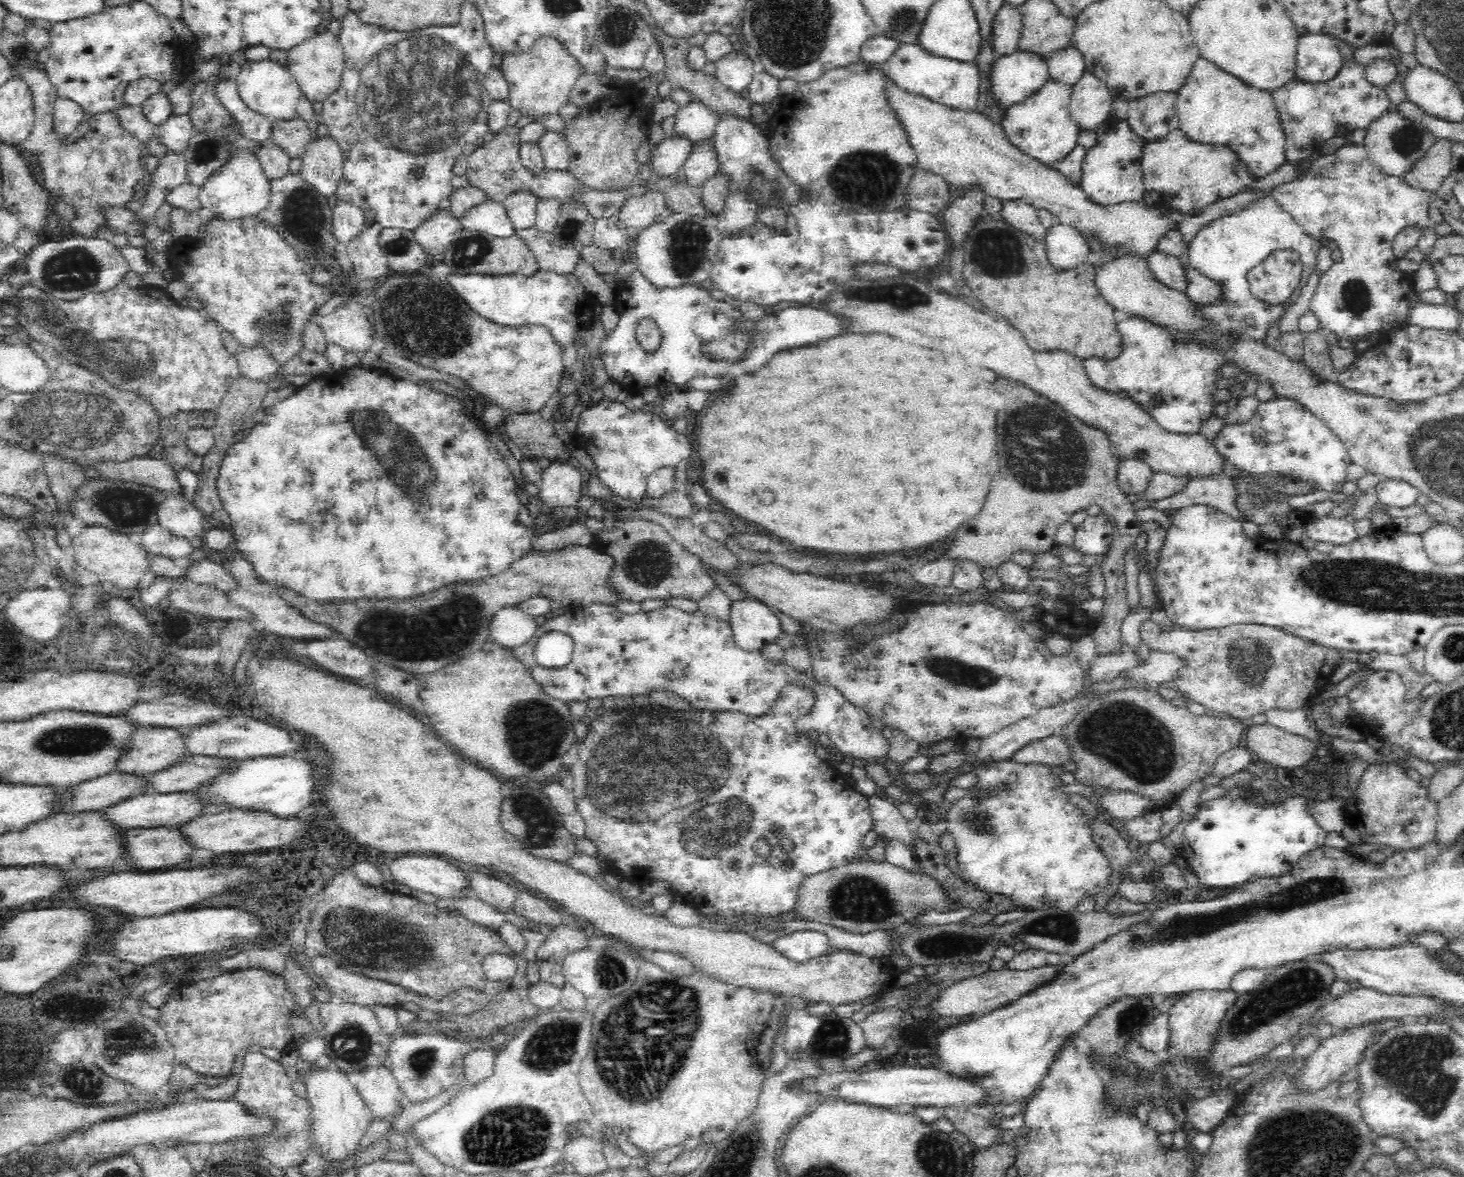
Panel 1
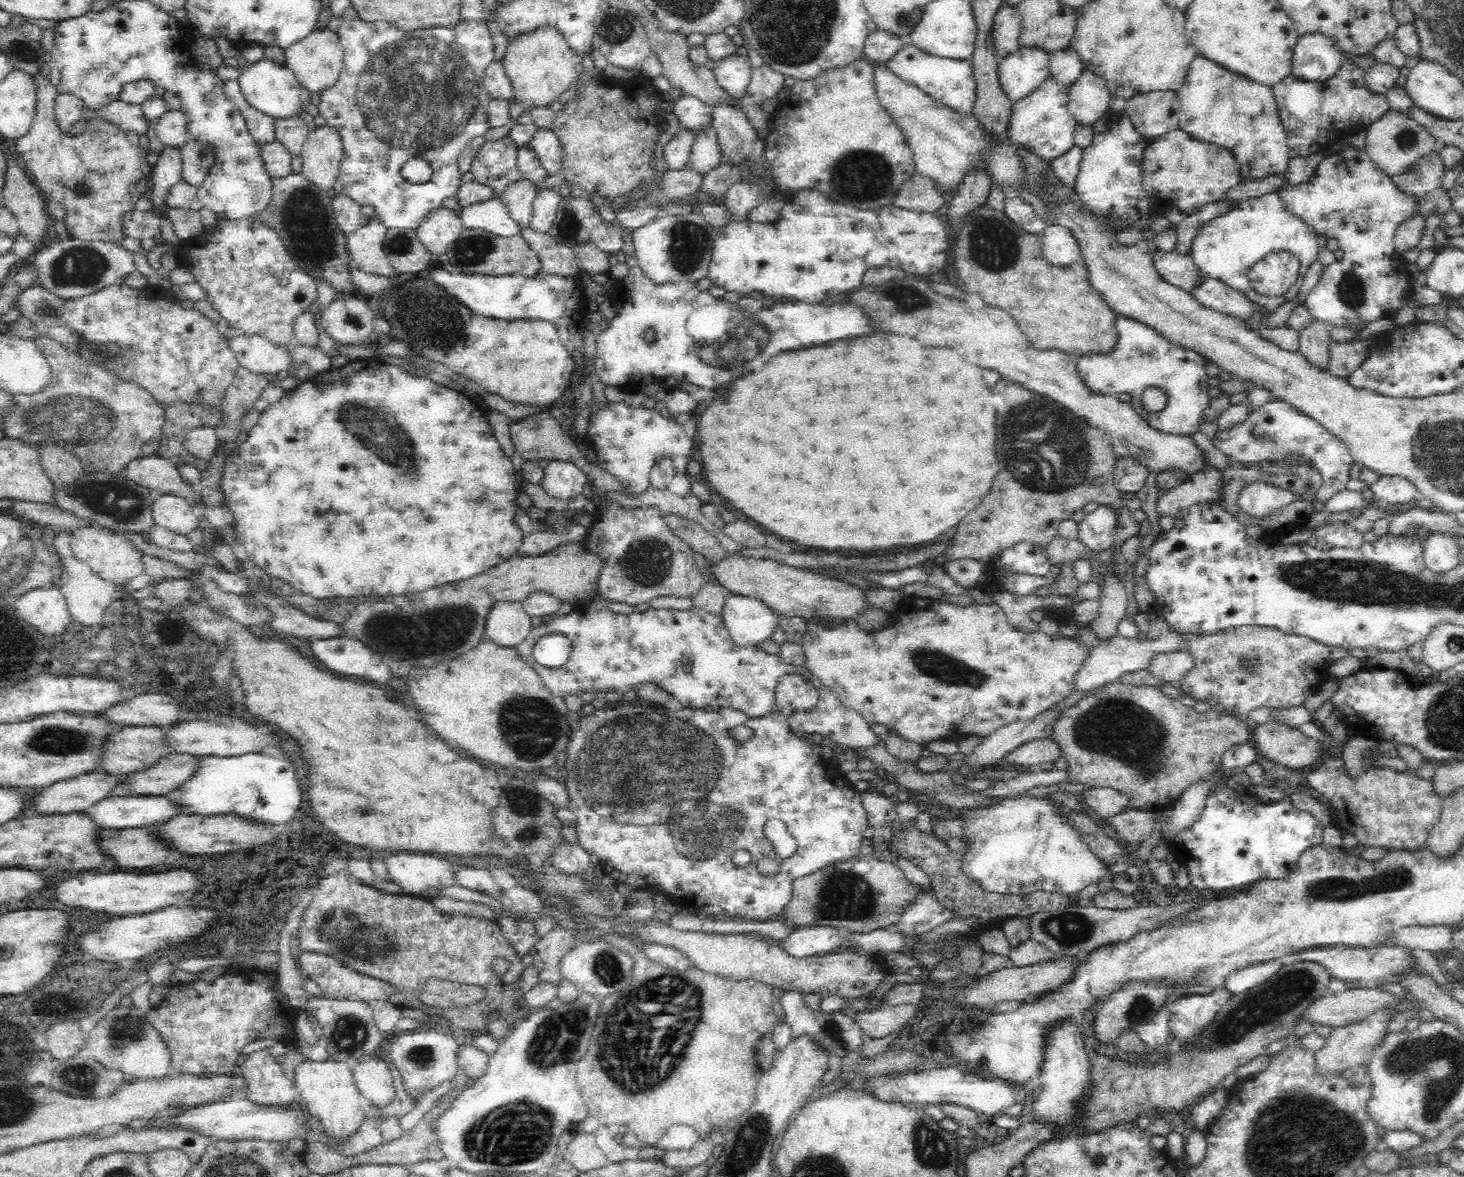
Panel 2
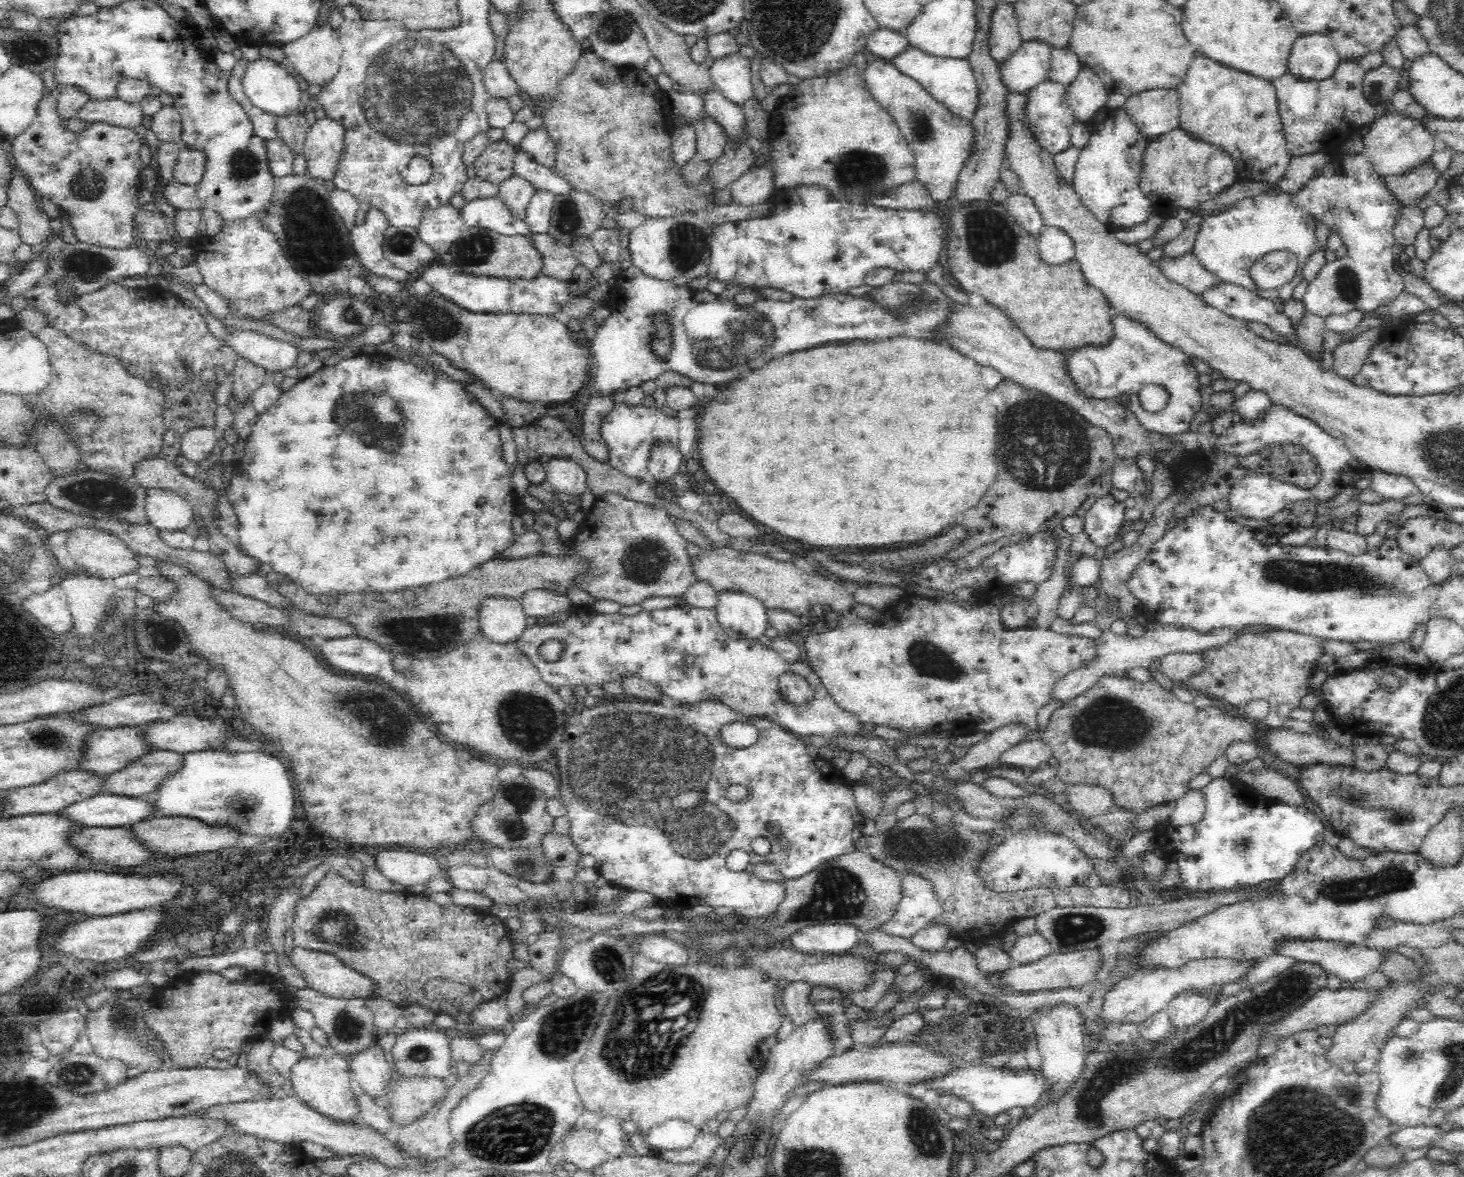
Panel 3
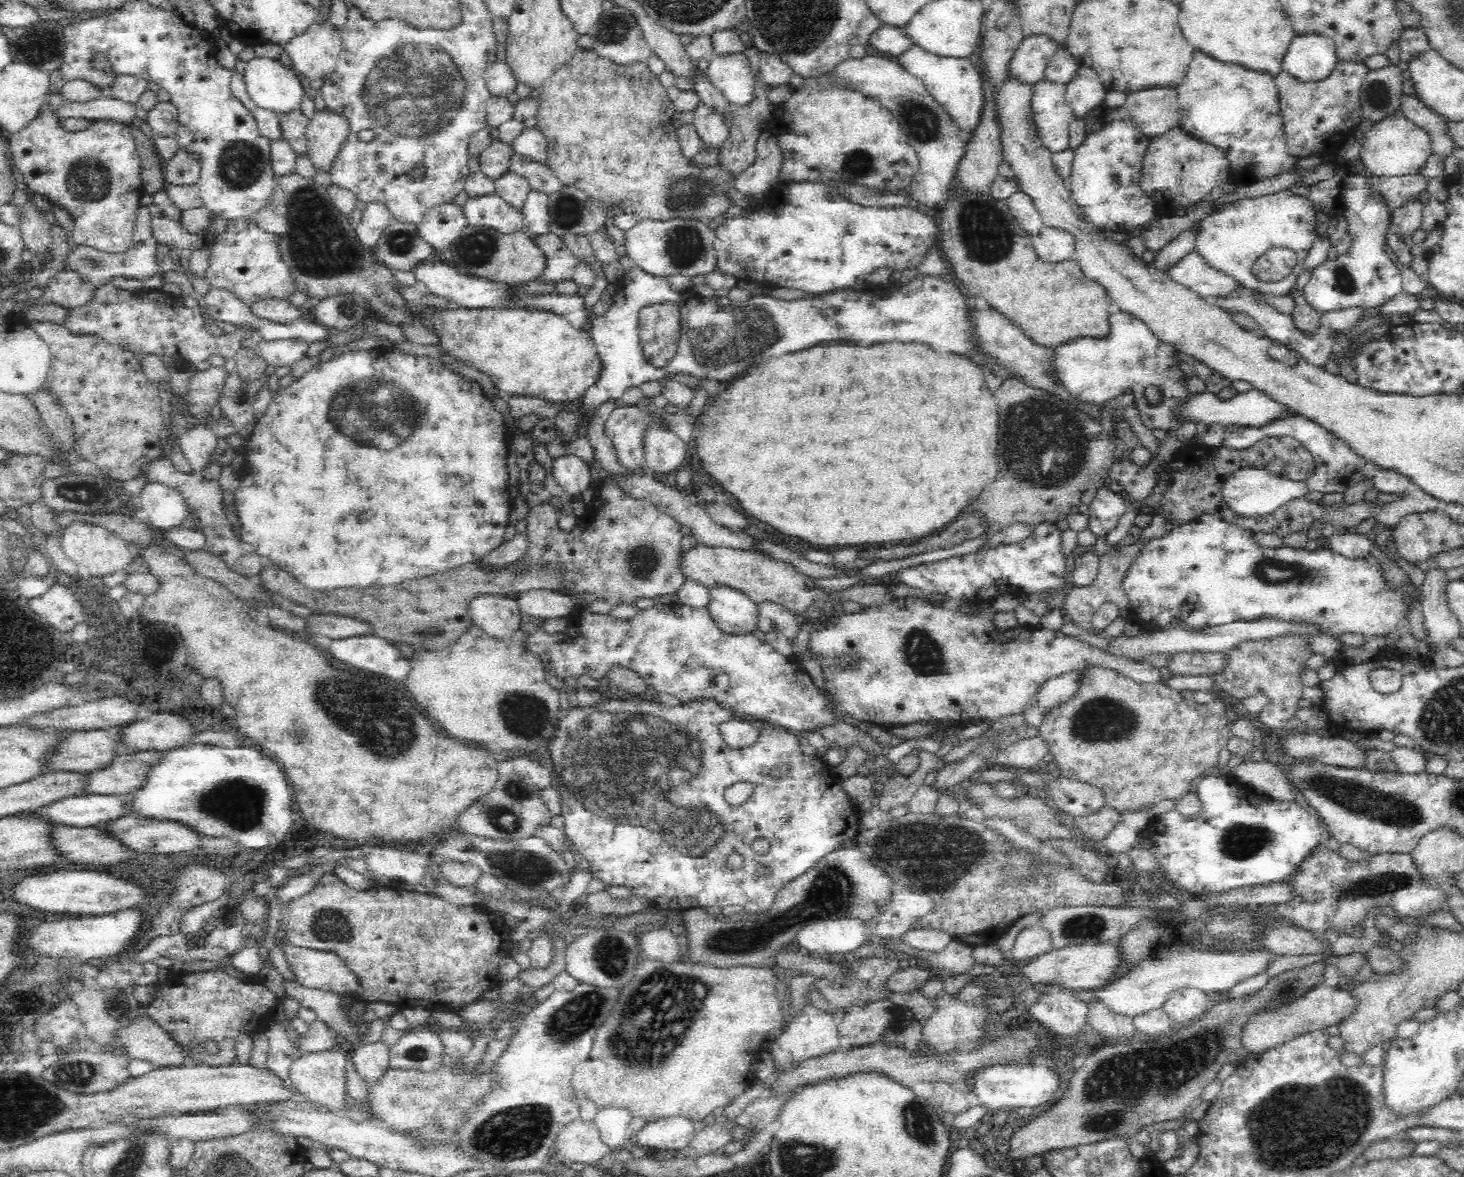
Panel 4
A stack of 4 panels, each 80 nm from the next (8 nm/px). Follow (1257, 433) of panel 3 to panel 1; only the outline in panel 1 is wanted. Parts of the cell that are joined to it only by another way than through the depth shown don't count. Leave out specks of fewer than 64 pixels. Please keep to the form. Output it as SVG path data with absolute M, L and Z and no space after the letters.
M1275 396L1258 405L1254 416L1244 424L1226 425L1212 440L1220 457L1241 471L1254 476L1285 474L1300 479L1314 479L1326 492L1340 492L1346 482L1351 457L1343 443L1322 421L1289 398Z

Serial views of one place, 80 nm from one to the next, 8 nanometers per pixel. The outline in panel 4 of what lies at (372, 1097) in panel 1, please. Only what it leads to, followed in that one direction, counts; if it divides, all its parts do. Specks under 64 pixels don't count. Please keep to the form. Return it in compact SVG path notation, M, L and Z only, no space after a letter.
M382 1041L358 1044L353 1049L352 1061L365 1081L375 1081L389 1068L389 1048Z

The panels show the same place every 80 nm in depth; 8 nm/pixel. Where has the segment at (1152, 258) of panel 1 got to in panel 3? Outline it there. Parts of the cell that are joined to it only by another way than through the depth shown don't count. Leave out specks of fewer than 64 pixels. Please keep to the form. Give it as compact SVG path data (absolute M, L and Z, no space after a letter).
M1192 253L1178 258L1160 258L1156 261L1160 270L1172 281L1185 286L1194 294L1202 295L1218 284L1225 284L1224 279L1204 267L1204 263Z

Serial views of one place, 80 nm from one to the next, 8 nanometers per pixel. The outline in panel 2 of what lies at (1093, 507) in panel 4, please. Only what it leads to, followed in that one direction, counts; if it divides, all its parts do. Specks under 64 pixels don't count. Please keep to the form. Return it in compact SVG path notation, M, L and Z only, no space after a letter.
M1106 504L1099 505L1078 524L1078 540L1096 553L1113 547L1119 511Z

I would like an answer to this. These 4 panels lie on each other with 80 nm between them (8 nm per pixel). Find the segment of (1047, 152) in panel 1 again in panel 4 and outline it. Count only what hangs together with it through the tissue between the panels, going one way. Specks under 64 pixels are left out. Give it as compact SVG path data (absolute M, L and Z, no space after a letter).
M1045 79L1035 84L1032 94L1032 118L1038 138L1051 153L1069 148L1068 124L1075 118L1065 97L1066 86Z

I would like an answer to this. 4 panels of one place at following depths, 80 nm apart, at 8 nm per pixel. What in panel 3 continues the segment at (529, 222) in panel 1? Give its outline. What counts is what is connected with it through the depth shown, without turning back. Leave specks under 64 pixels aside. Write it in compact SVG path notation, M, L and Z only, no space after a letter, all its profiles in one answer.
M513 174L505 181L498 183L497 187L497 197L512 211L512 215L524 219L529 198L536 191L532 183Z

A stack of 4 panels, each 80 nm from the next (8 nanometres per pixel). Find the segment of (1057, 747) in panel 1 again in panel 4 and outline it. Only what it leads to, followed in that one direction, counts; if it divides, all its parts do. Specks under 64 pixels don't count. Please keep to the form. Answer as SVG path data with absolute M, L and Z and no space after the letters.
M1020 736L1014 744L997 753L994 759L997 764L1034 770L1048 752L1048 743L1042 736L1032 736L1032 738Z

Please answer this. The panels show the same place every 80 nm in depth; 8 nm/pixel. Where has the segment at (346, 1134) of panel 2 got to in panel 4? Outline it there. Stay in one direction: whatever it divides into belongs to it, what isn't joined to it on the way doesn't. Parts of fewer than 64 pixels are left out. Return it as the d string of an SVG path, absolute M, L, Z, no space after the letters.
M324 1050L318 1053L301 1055L289 1067L288 1082L296 1088L299 1095L322 1110L340 1111L345 1108L345 1066L346 1058L340 1052Z

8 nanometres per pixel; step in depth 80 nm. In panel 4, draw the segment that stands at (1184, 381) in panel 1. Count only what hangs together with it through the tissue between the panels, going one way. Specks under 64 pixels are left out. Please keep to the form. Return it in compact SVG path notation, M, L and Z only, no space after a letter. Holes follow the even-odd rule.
M1111 308L1108 317L1109 331L1107 335L1100 338L1080 337L1068 339L1058 346L1051 348L1051 382L1059 386L1069 398L1081 402L1085 406L1101 406L1119 394L1130 392L1133 395L1134 407L1138 410L1142 423L1149 429L1160 429L1165 432L1174 432L1182 424L1176 421L1171 408L1175 407L1184 397L1190 394L1183 389L1179 380L1184 376L1184 372L1178 367L1178 357L1172 346L1162 342L1150 330L1150 327L1136 318L1134 315ZM1153 386L1160 393L1160 402L1152 405L1146 399L1146 388Z

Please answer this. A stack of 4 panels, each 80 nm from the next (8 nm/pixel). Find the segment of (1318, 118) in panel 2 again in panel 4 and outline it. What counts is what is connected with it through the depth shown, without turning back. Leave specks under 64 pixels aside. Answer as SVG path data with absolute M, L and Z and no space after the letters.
M1337 61L1328 78L1319 82L1299 82L1282 72L1275 76L1288 153L1297 158L1308 158L1310 156L1328 160L1337 158L1337 153L1342 145L1353 136L1353 132L1362 121L1359 92L1361 83L1369 72L1370 70L1365 63Z

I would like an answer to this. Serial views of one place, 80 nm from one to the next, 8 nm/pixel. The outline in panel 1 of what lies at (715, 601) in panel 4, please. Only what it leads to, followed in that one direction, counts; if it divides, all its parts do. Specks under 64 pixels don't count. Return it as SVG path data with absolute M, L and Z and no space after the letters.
M756 599L732 601L727 621L735 643L744 650L762 650L783 633L778 614Z

